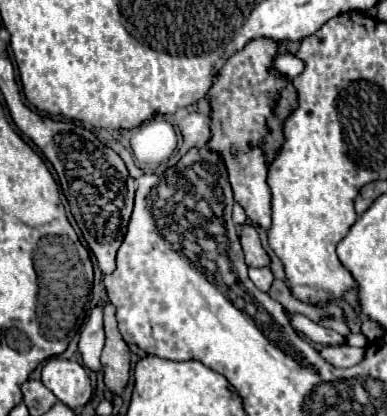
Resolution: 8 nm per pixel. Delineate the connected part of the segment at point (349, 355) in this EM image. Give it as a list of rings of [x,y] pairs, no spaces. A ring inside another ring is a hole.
[[[324,346],[320,350],[320,356],[336,366],[336,368],[348,368],[354,366],[362,360],[364,356],[364,348],[354,348],[354,346]]]

